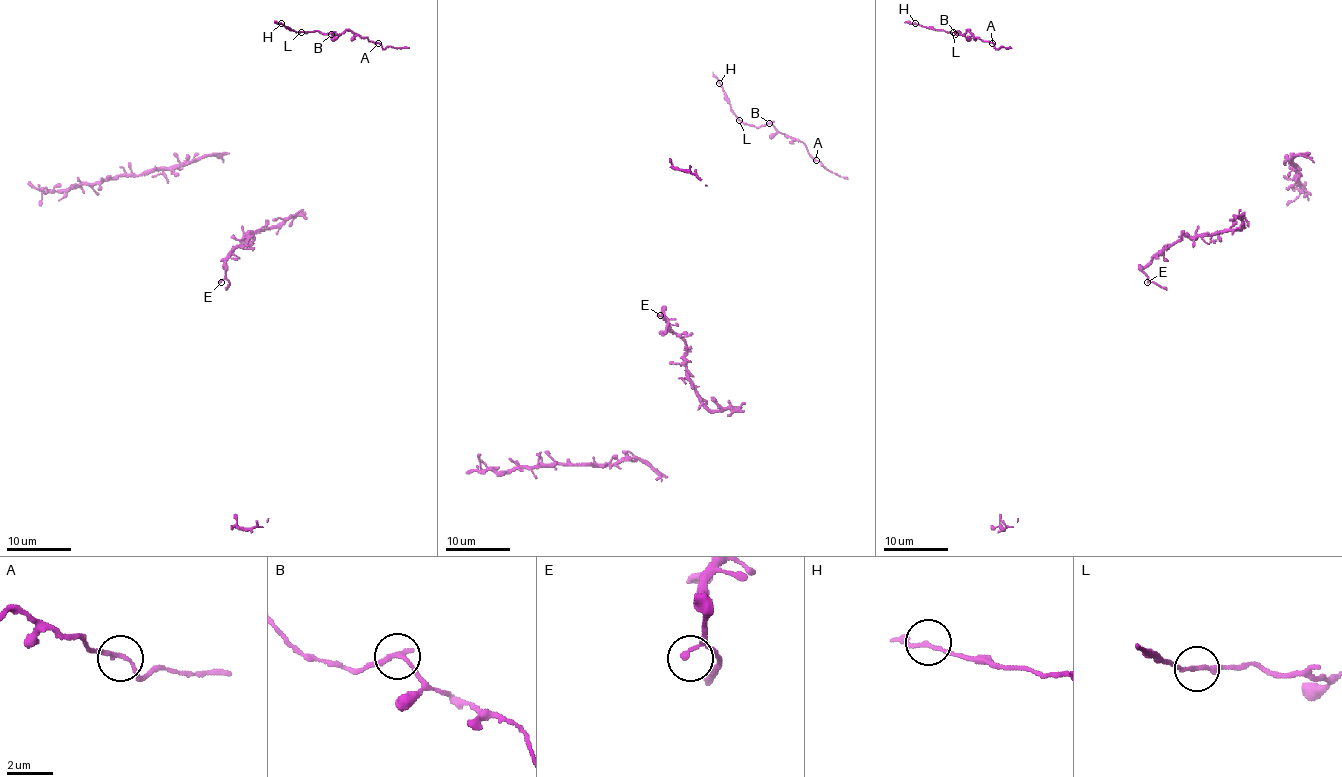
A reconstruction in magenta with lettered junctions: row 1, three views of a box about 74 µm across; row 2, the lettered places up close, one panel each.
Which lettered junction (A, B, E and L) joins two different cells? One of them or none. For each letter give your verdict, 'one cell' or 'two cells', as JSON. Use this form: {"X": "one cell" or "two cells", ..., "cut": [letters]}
{"A": "one cell", "B": "one cell", "E": "one cell", "L": "one cell", "cut": []}

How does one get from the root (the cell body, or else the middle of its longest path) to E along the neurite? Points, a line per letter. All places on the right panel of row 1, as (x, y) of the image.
E: (1165, 247), (1144, 269), (1147, 282)

